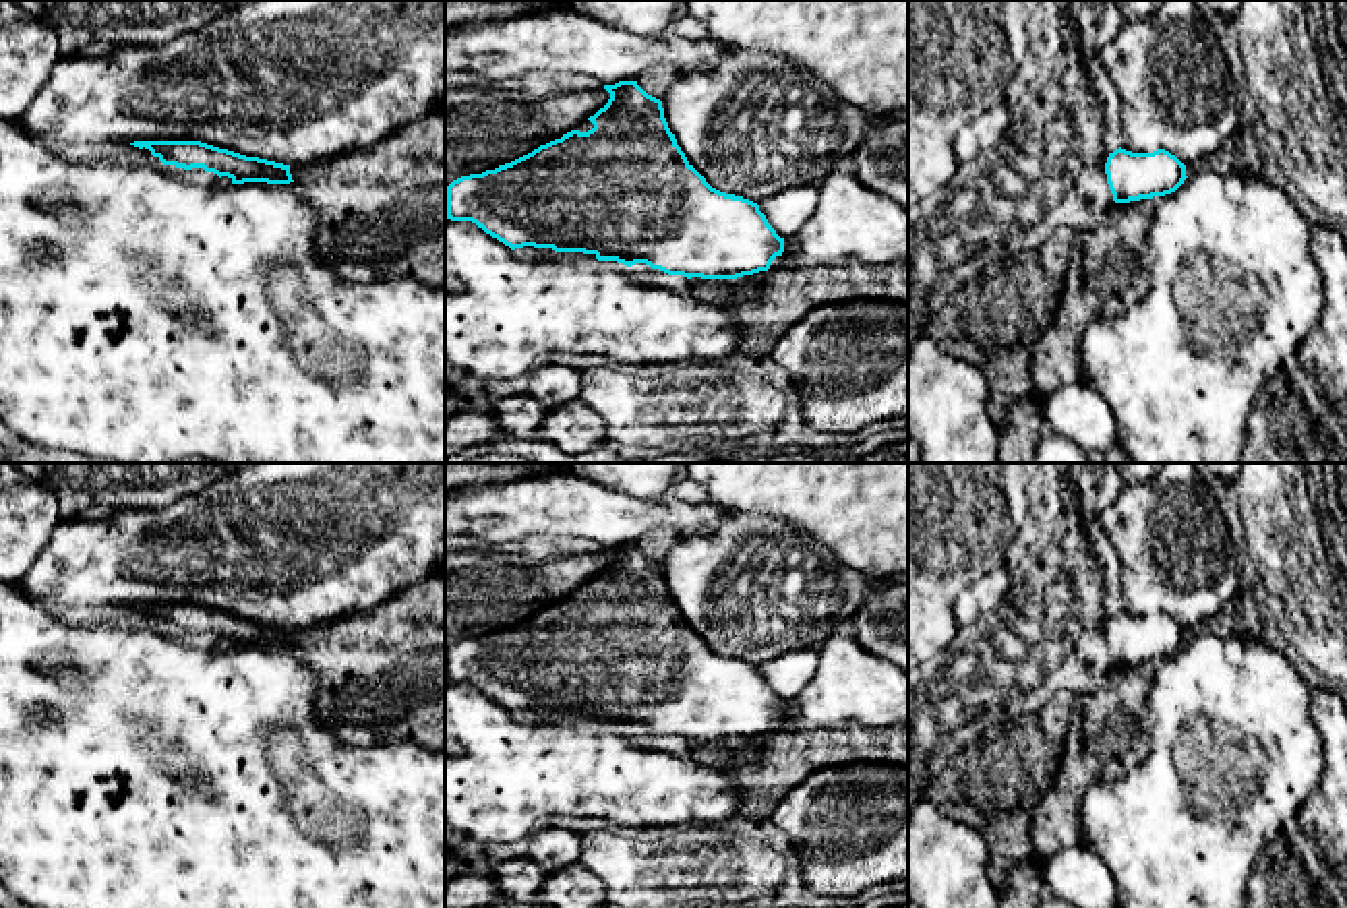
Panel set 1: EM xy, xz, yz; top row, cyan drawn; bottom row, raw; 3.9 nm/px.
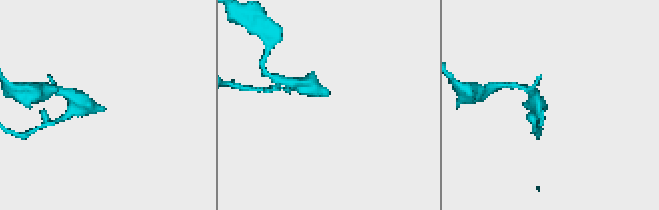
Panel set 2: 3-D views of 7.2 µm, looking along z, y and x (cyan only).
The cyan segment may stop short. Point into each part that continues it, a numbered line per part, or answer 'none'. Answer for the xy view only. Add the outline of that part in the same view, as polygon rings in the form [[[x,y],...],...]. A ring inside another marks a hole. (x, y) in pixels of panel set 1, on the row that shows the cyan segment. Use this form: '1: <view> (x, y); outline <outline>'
none

